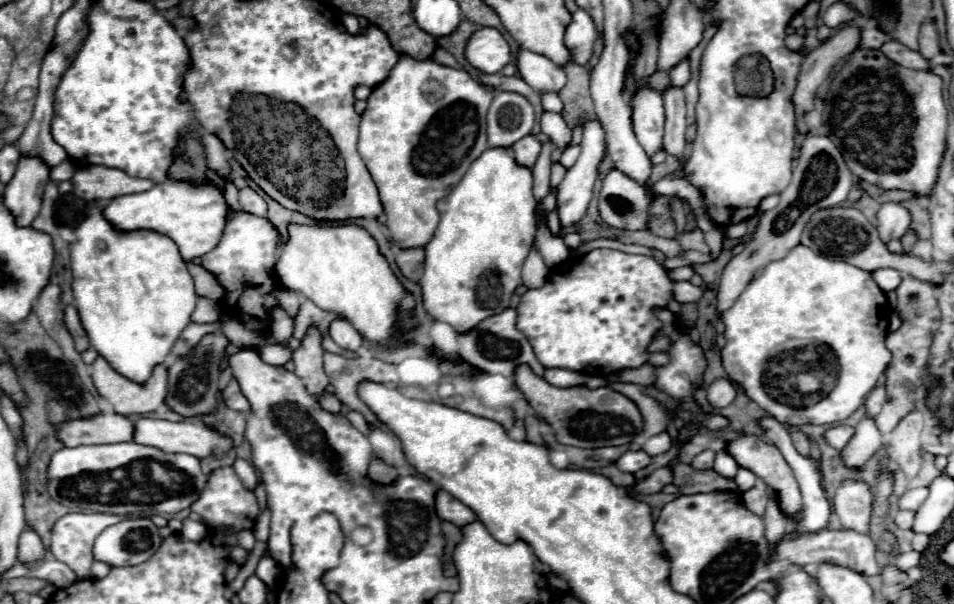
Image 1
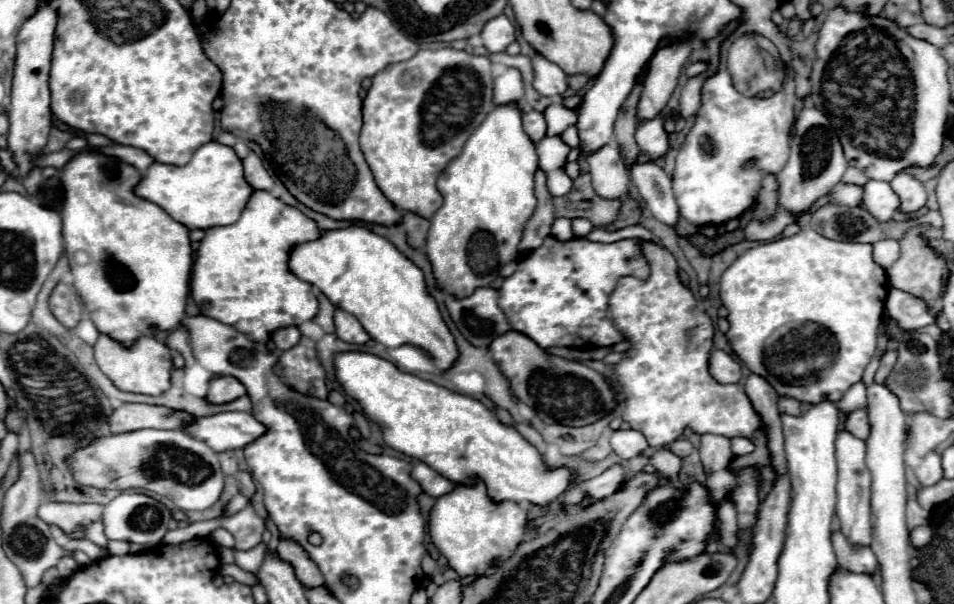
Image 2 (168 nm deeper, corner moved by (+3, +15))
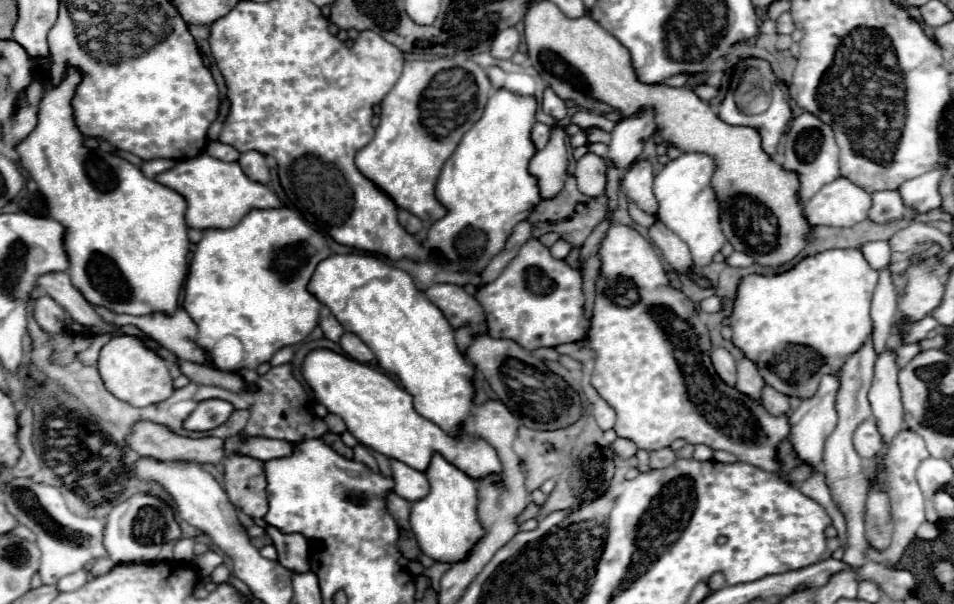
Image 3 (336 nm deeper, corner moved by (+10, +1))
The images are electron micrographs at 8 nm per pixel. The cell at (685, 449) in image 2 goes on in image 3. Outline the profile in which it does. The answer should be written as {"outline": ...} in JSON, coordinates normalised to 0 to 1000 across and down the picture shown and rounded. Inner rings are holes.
{"outline":[[[692,743],[692,747],[683,747],[681,750],[681,773],[686,776],[694,776],[694,773],[700,773],[702,767],[706,767],[709,753],[704,743]]]}

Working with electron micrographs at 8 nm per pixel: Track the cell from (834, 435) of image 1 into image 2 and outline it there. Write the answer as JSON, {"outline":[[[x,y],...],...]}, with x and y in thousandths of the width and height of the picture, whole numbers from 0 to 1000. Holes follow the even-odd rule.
{"outline":[[[900,677],[898,684],[894,684],[894,690],[890,690],[890,697],[886,697],[886,710],[890,710],[900,727],[909,727],[911,717],[913,717],[909,680]]]}

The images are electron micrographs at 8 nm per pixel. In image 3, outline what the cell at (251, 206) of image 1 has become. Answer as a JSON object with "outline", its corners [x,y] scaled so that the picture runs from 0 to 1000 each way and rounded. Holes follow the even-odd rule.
{"outline":[[[260,250],[260,253],[254,253],[252,263],[249,263],[252,276],[258,283],[258,290],[275,306],[279,306],[283,300],[283,290],[281,290],[281,273],[277,267],[277,257],[270,253],[270,250]]]}

